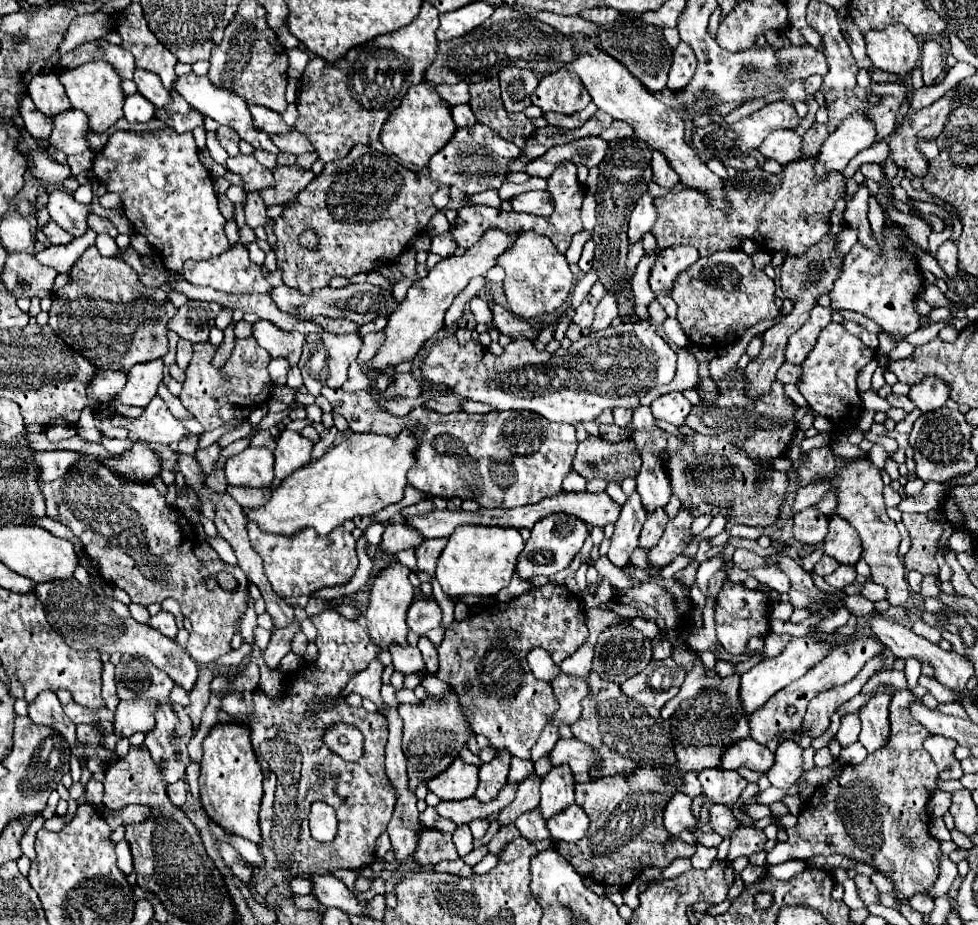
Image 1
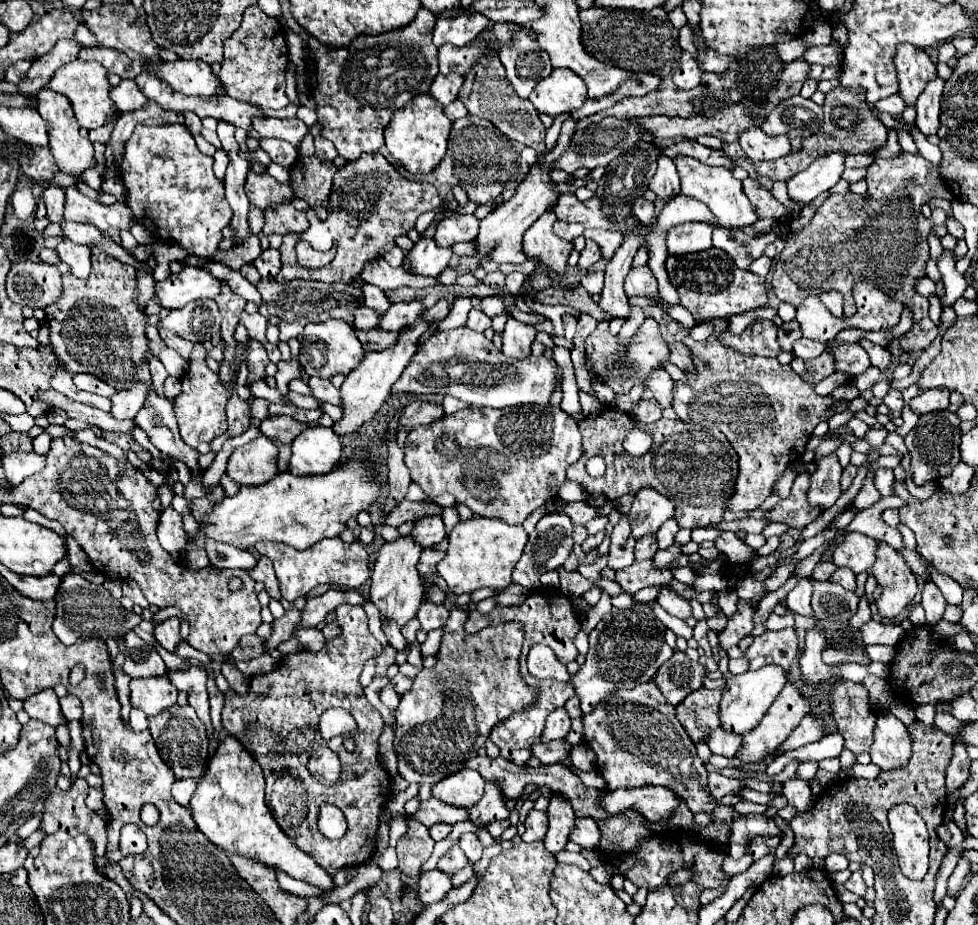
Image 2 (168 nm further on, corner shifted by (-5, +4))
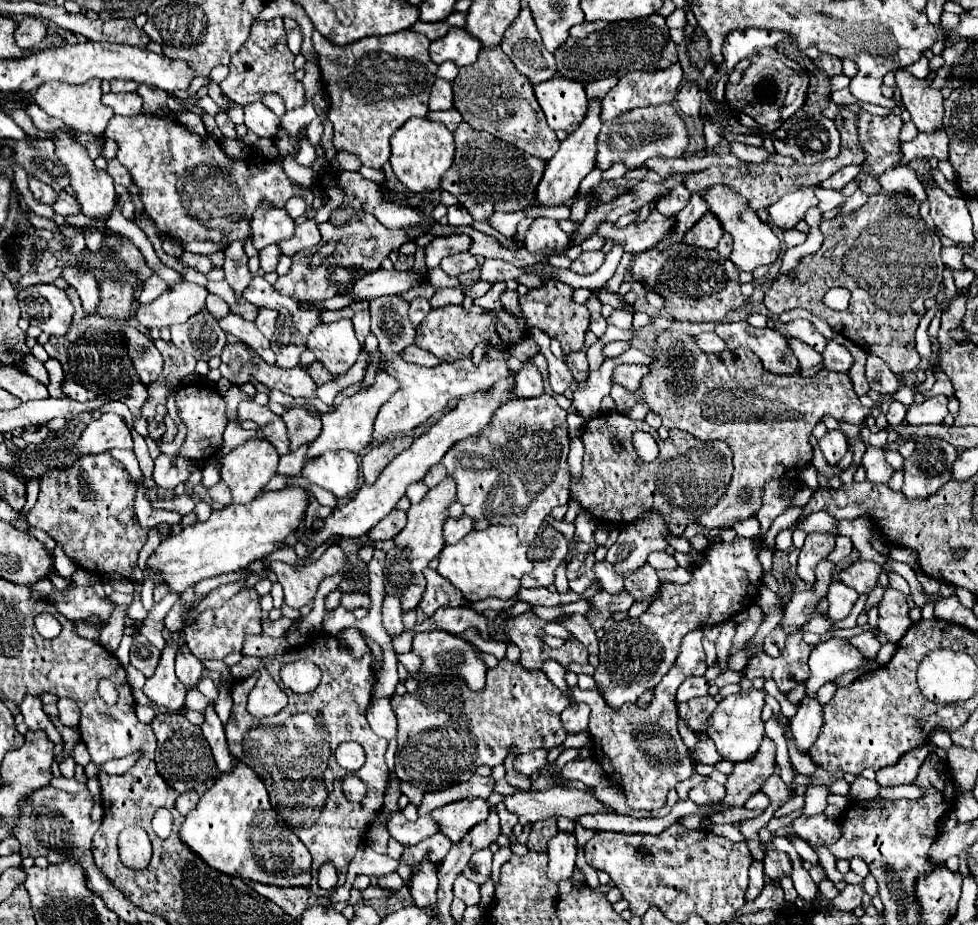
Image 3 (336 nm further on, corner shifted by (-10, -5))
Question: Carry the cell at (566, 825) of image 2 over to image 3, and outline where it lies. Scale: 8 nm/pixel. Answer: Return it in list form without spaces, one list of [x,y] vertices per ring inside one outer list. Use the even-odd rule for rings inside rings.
[[[557,832],[549,844],[549,870],[547,876],[553,882],[561,882],[573,874],[575,868],[575,856],[577,856],[577,838],[573,832]]]

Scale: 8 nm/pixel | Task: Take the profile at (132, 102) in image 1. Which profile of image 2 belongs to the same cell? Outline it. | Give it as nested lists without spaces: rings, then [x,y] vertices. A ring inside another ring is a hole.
[[[120,81],[120,85],[110,89],[110,99],[114,99],[116,109],[122,113],[136,111],[136,109],[144,107],[144,103],[146,103],[146,97],[138,89],[136,81]]]

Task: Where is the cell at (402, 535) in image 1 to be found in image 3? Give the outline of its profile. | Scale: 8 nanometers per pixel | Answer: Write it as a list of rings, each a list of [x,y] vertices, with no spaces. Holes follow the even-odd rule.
[[[461,516],[461,518],[447,518],[443,524],[443,538],[445,544],[455,544],[459,542],[465,534],[469,534],[473,530],[473,520],[469,516]]]

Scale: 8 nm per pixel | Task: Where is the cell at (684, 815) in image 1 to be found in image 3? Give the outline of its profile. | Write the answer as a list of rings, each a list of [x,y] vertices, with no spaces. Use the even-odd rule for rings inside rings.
[[[559,786],[543,792],[517,792],[513,796],[505,796],[503,804],[525,822],[545,820],[549,816],[567,816],[575,820],[581,814],[599,814],[599,810],[603,814],[615,814],[609,804],[599,802],[591,794]]]

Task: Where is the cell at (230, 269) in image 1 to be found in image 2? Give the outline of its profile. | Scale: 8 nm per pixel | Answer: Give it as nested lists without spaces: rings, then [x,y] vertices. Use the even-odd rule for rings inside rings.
[[[186,267],[178,275],[156,283],[156,297],[164,309],[180,309],[196,299],[214,299],[220,291],[220,281],[198,267]]]

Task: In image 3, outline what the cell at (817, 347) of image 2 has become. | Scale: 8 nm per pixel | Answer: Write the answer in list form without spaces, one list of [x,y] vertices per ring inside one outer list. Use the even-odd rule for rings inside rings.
[[[829,340],[827,348],[823,350],[823,370],[831,370],[831,372],[847,372],[853,364],[853,358],[849,354],[849,350],[841,344],[837,344],[835,340]]]

